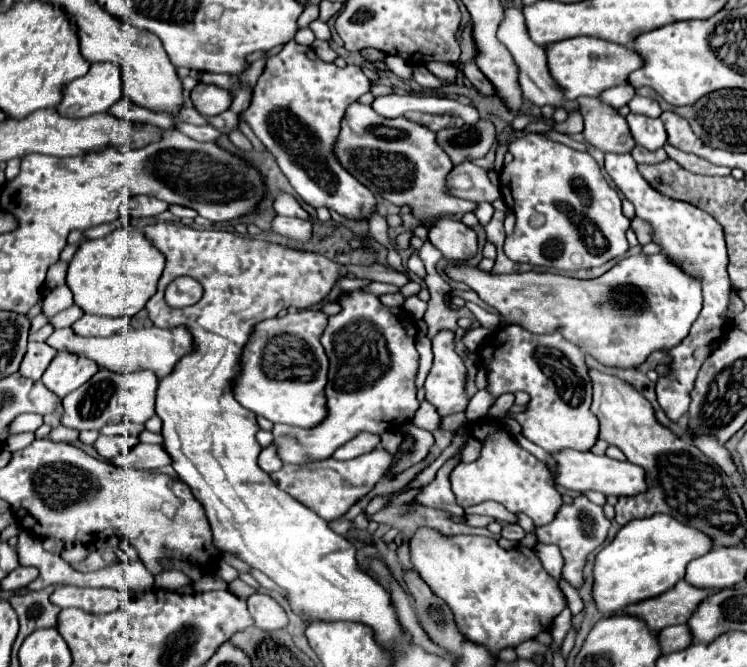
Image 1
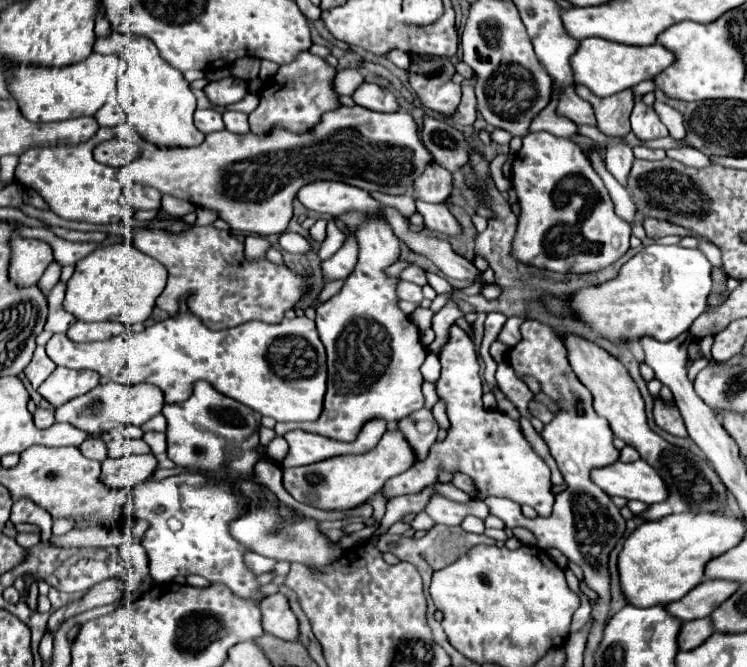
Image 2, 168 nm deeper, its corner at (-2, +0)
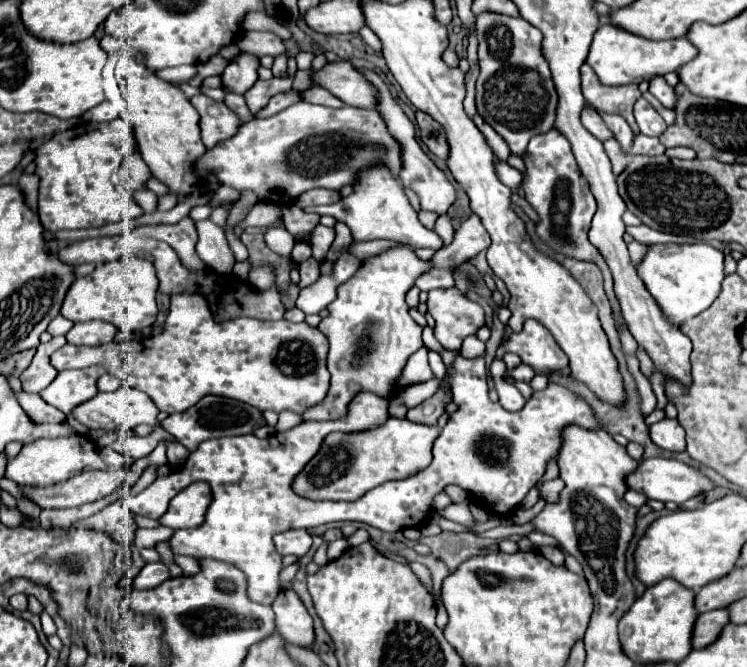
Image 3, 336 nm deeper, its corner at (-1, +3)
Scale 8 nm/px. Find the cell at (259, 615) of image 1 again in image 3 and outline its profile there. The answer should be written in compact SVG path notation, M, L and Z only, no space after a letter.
M292 589L278 593L278 597L272 603L272 611L276 615L276 631L284 637L284 641L300 647L312 645L312 617L308 615L300 597Z

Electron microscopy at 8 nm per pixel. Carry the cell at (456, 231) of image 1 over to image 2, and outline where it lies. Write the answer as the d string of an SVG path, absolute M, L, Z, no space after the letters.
M417 200L417 210L423 214L425 224L431 232L439 232L447 236L455 236L461 232L461 226L457 224L457 220L453 218L453 214L447 210L445 204L427 204Z

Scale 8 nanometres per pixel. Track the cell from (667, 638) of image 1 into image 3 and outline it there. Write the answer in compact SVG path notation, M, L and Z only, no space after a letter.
M724 609L700 613L694 623L694 631L692 631L692 647L702 649L710 645L720 635L726 623L728 623L728 613L724 613Z

